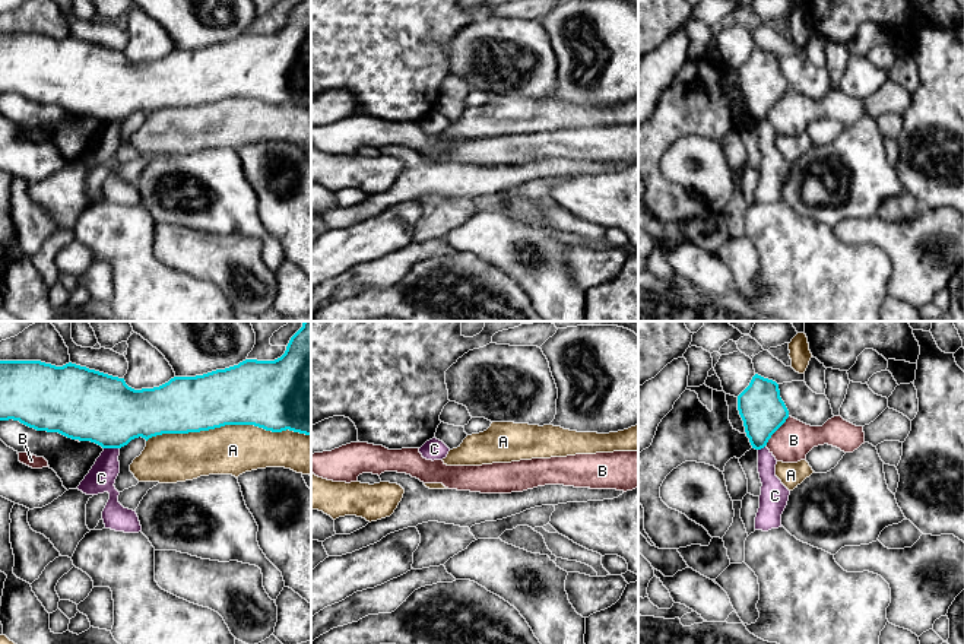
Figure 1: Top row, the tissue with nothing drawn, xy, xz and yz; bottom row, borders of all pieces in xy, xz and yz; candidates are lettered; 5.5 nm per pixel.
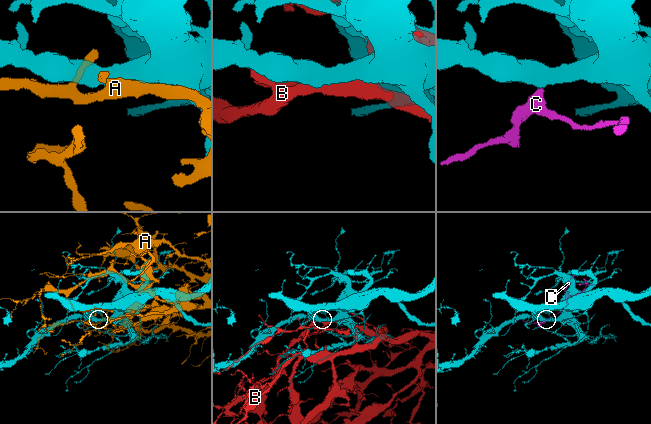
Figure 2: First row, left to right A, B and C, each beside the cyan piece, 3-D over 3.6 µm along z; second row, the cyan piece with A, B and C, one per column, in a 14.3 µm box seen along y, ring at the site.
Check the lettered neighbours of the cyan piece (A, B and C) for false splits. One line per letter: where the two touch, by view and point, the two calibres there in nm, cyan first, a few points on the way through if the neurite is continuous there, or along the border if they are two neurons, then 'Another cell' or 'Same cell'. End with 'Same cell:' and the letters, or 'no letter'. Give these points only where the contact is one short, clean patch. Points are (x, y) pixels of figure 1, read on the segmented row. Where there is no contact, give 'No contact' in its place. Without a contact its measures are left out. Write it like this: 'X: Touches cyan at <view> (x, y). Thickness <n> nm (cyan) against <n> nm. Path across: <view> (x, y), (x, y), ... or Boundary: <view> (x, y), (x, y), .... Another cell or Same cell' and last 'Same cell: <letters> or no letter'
A: Touches cyan at xy (228, 424). Thickness 360 nm (cyan) against 280 nm. Another cell
B: Touches cyan at yz (776, 430). Thickness 240 nm (cyan) against 220 nm. Another cell
C: Touches cyan at xy (111, 447). Thickness 380 nm (cyan) against 160 nm. Boundary: xy (104, 447), (119, 449). Another cell
Same cell: no letter

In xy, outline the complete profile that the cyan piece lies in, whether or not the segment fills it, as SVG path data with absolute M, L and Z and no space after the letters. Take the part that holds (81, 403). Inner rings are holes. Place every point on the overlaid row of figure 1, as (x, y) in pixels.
M311 321L291 337L285 353L275 361L245 359L238 365L196 377L174 377L168 383L134 390L124 378L76 364L56 367L41 361L0 361L0 421L19 421L37 431L58 432L91 441L102 448L121 448L134 438L162 434L188 434L225 425L254 425L272 432L294 431L311 435Z

